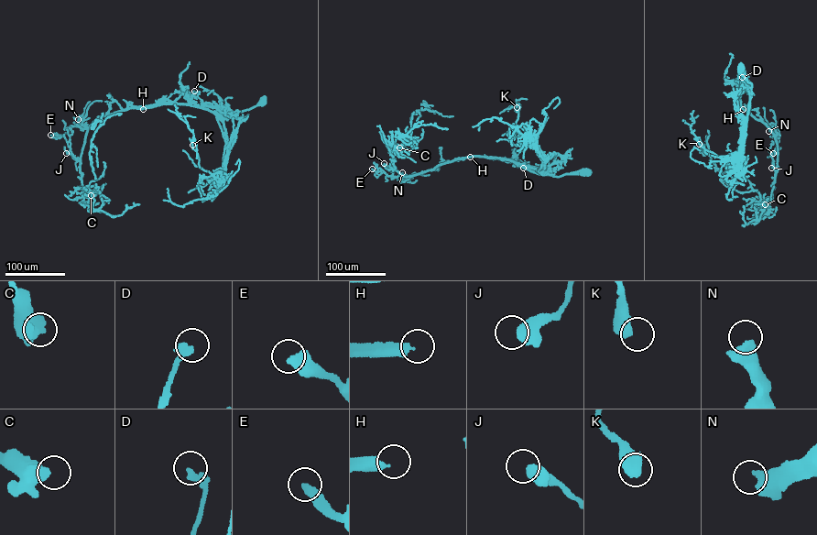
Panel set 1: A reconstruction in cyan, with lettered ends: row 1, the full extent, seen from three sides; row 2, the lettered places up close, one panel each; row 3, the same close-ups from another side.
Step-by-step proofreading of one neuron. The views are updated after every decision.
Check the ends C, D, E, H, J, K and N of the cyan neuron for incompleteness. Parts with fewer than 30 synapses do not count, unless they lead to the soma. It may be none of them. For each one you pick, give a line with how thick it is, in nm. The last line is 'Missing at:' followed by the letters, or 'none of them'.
D: calibre 280 nm
Missing at: D

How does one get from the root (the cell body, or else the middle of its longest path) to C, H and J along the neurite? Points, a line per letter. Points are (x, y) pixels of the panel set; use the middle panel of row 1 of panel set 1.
C: (588, 172), (554, 177), (508, 160), (477, 156), (458, 158), (407, 177), (393, 163), (398, 145), (399, 147)
H: (588, 172), (578, 171), (554, 177), (495, 158), (461, 158), (470, 157)
J: (588, 172), (578, 171), (554, 177), (508, 160), (477, 156), (458, 158), (407, 177), (395, 167), (384, 163)

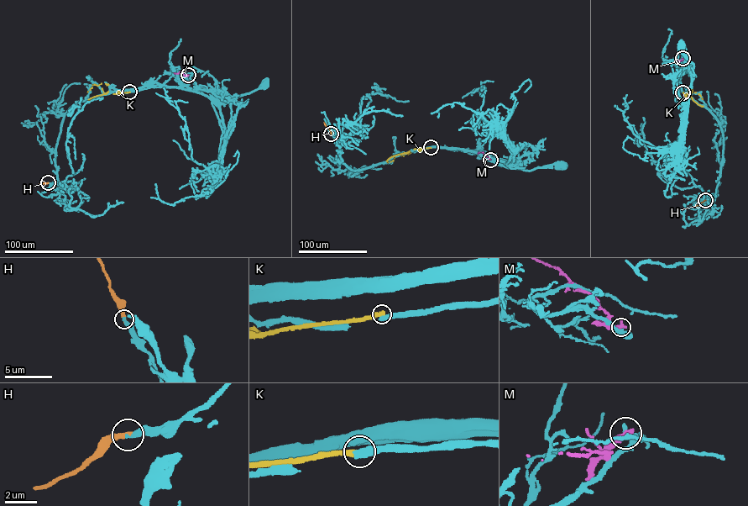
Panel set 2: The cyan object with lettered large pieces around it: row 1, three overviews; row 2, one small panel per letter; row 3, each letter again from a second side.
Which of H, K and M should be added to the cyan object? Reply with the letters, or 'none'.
H

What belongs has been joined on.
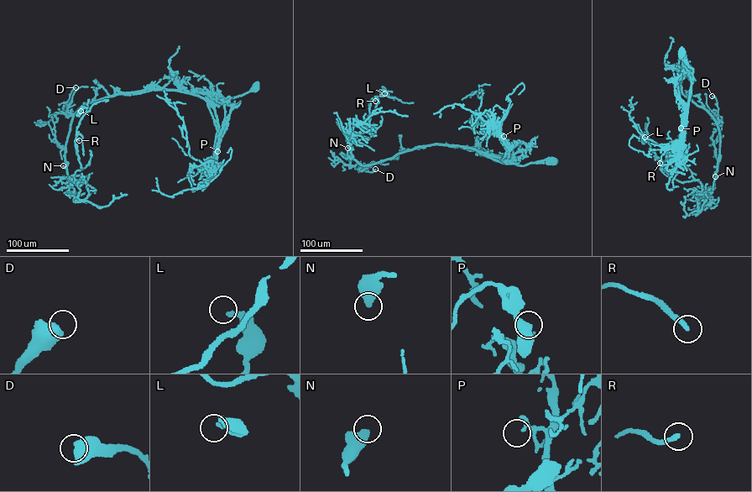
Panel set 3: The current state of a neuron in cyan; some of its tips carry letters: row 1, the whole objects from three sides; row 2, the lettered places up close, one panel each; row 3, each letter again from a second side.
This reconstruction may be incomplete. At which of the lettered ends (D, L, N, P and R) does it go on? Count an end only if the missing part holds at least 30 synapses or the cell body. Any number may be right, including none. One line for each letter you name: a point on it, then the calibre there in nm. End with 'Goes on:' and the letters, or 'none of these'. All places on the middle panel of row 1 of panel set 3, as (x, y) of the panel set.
Goes on: none of these

